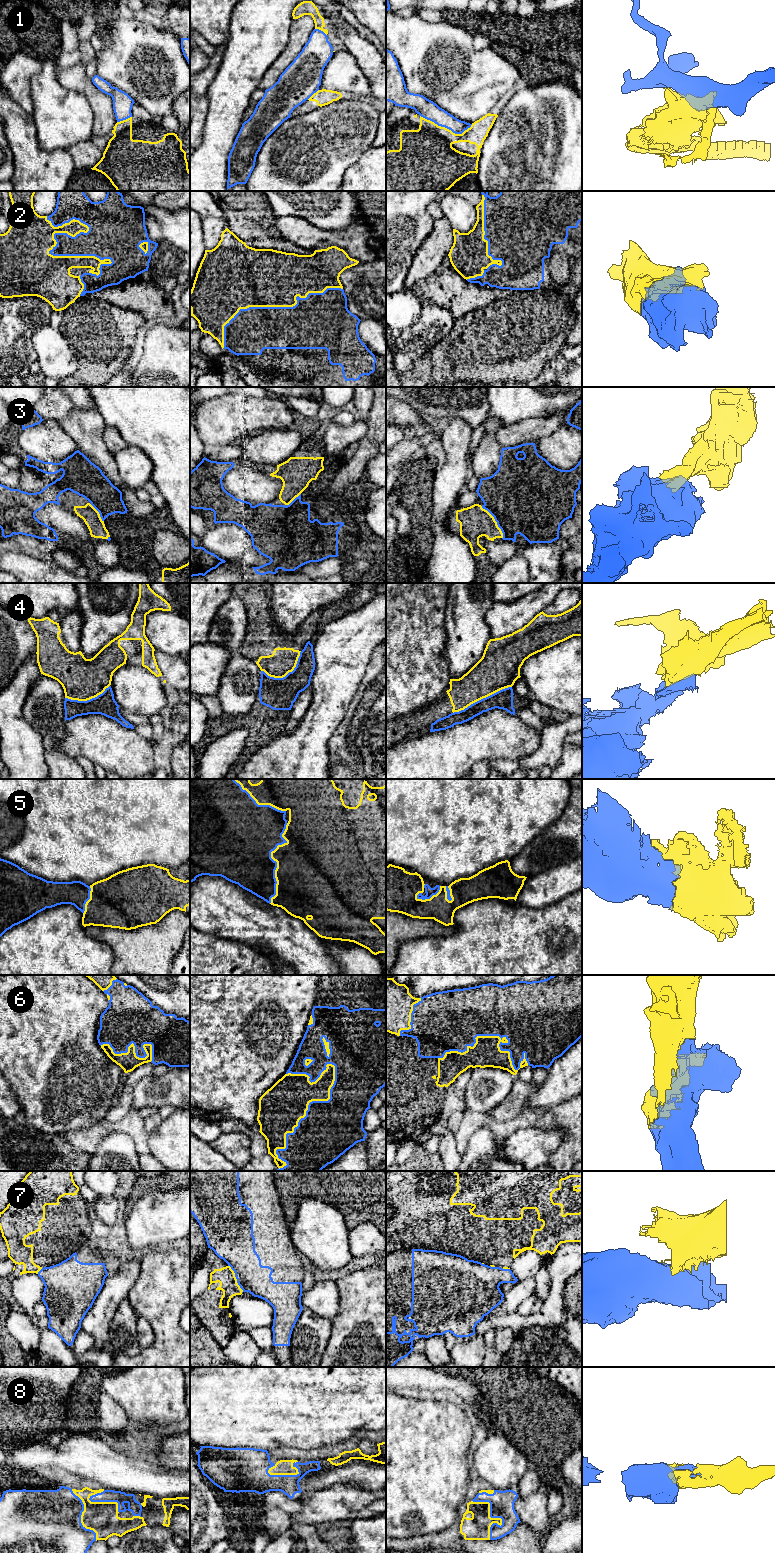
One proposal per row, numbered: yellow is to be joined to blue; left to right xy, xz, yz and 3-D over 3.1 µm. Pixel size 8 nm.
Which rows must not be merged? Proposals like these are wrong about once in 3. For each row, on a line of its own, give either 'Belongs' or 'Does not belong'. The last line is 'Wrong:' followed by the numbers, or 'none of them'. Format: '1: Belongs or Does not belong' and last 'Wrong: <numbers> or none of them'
1: Does not belong
2: Belongs
3: Belongs
4: Belongs
5: Belongs
6: Belongs
7: Does not belong
8: Belongs
Wrong: 1, 7

